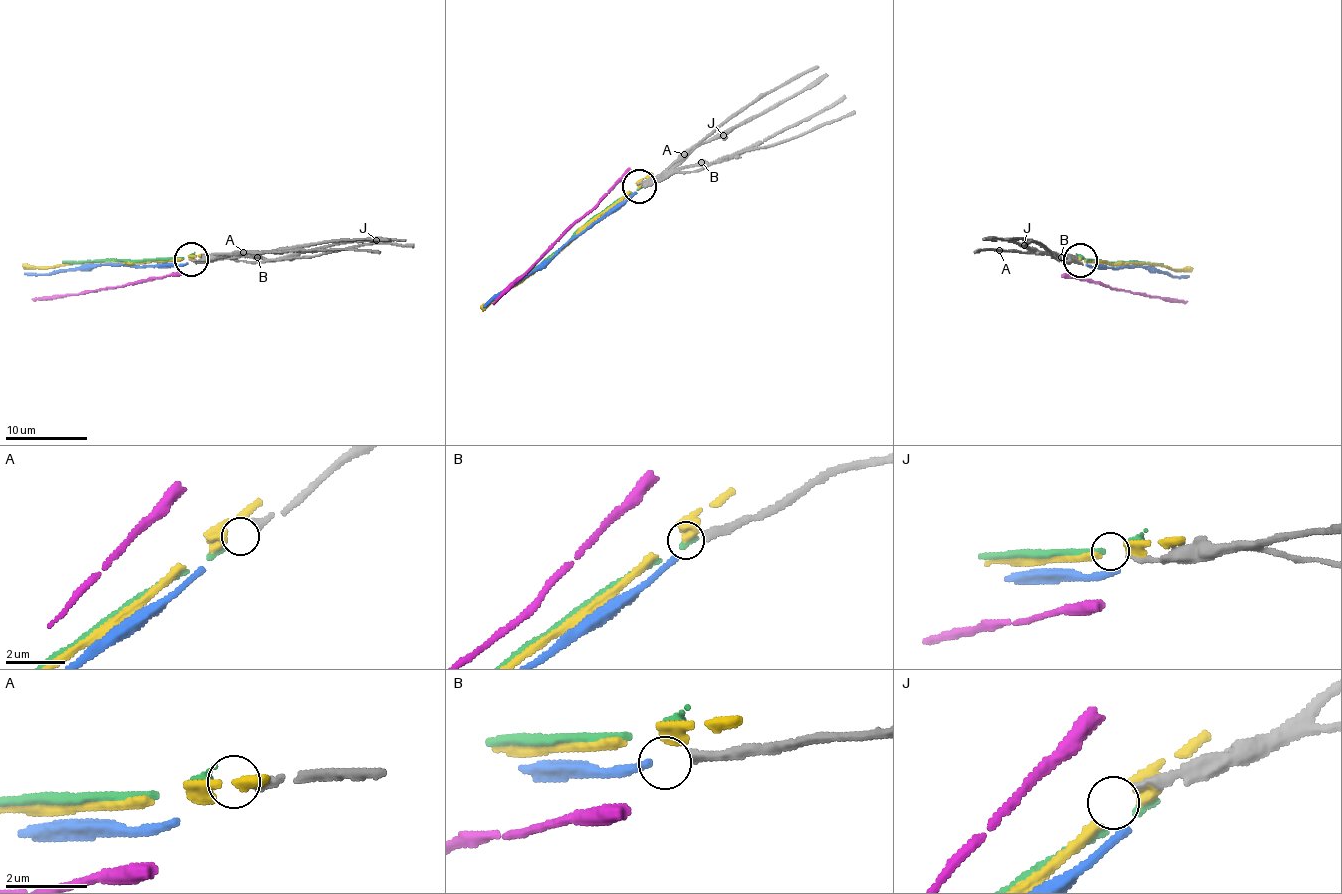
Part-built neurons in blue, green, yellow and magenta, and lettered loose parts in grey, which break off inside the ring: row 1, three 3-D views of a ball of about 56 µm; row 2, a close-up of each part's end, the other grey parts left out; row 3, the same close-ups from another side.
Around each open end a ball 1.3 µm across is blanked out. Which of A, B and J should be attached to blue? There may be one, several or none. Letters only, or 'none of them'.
B

